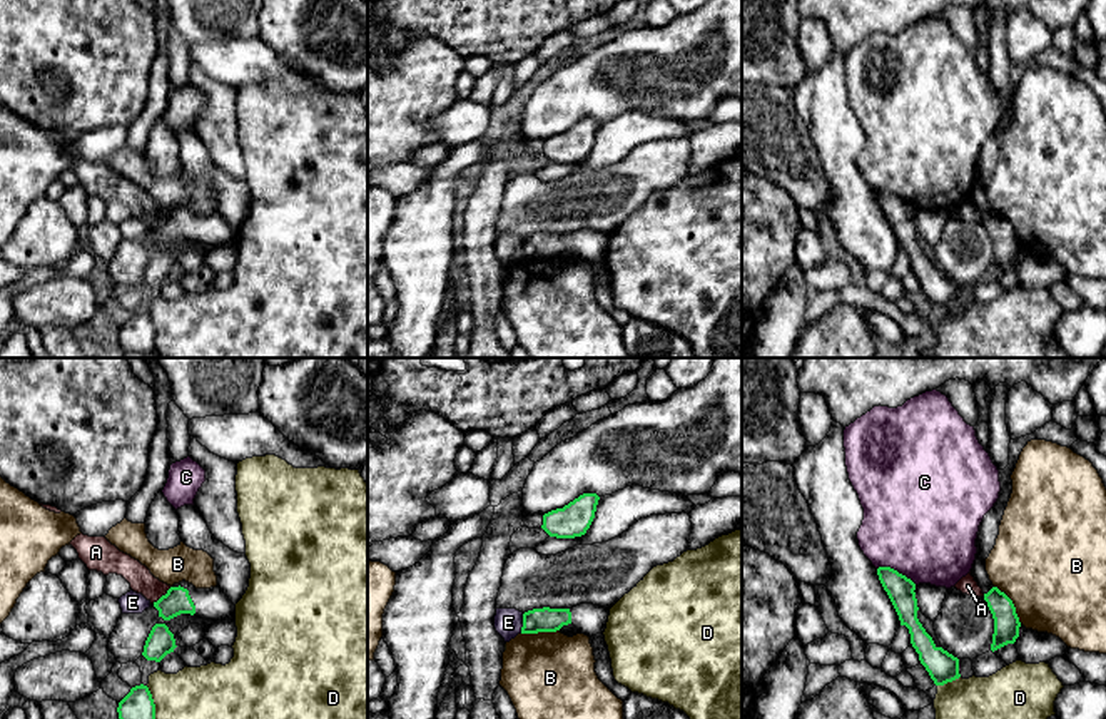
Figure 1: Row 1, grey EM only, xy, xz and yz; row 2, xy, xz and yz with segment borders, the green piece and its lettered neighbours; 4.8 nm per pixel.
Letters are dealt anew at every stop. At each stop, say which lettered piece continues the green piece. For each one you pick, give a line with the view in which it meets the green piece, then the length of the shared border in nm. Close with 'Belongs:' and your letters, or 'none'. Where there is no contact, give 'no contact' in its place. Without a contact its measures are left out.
Belongs: none

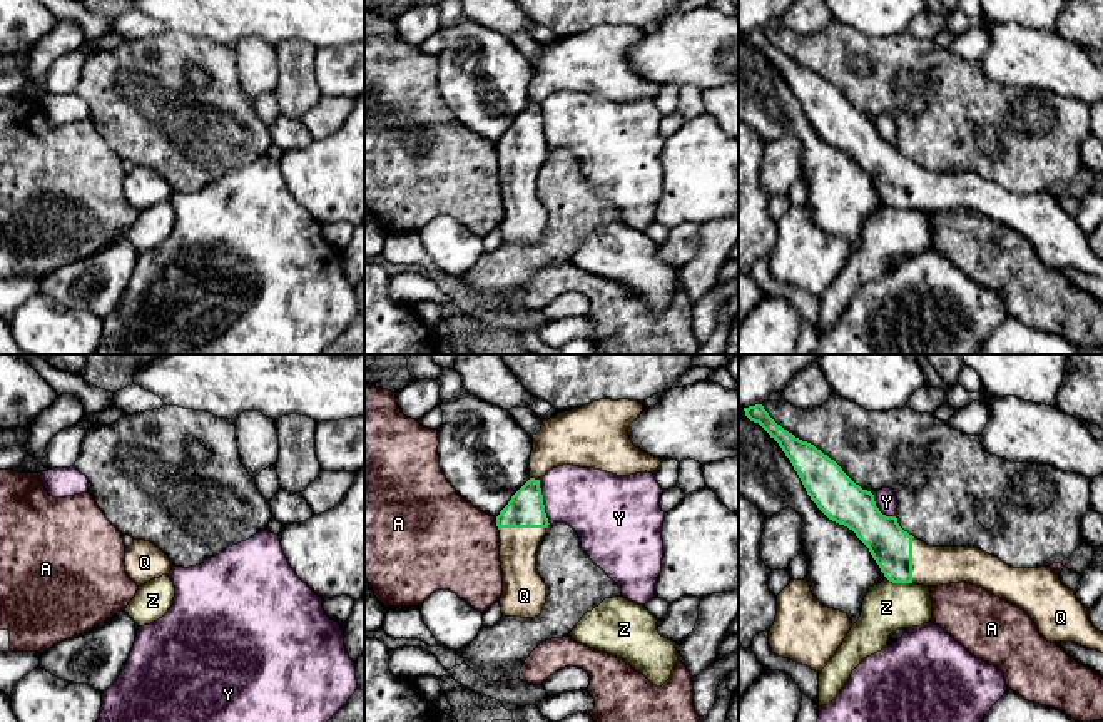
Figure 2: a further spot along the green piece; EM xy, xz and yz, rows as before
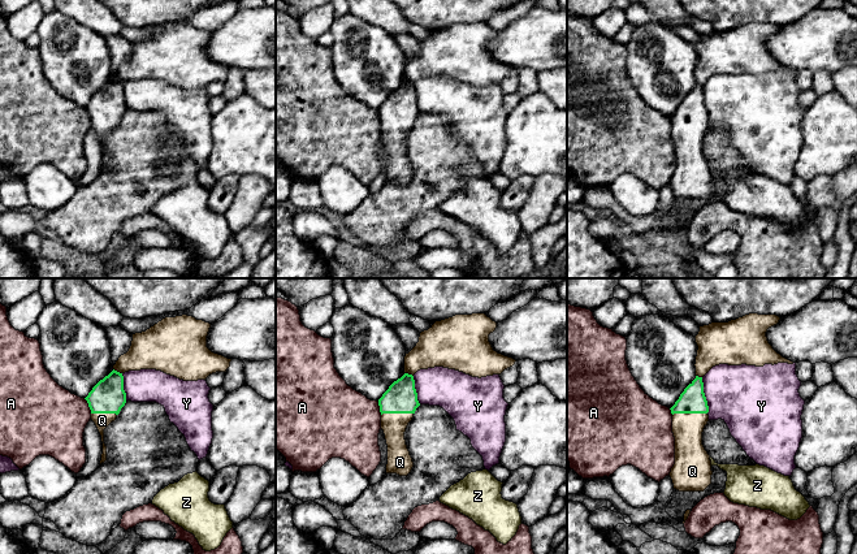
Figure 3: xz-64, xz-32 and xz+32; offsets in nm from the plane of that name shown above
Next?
Q: xz | 220 nm
Belongs: Q

